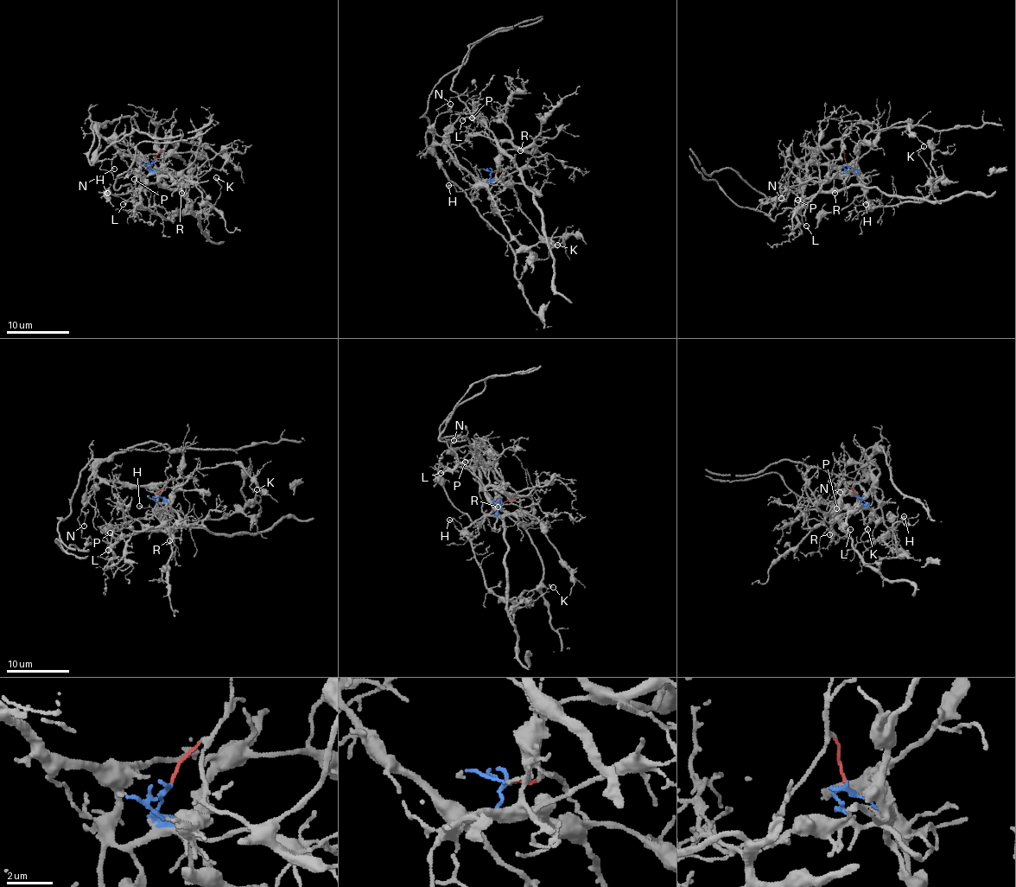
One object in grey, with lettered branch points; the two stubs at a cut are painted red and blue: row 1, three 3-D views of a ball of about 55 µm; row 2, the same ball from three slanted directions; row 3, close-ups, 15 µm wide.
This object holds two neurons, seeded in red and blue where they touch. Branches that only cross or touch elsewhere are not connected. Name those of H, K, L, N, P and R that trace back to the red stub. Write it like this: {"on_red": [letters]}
{"on_red": ["L", "P", "R"]}

